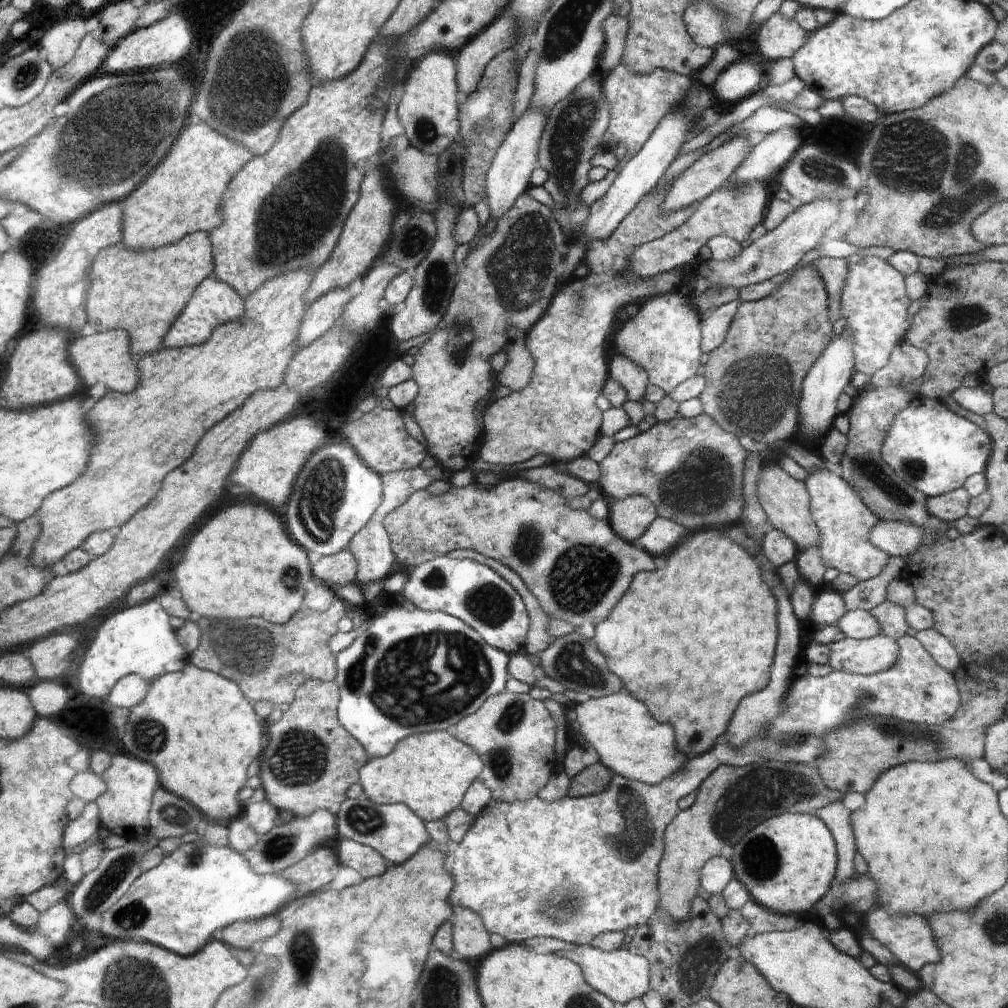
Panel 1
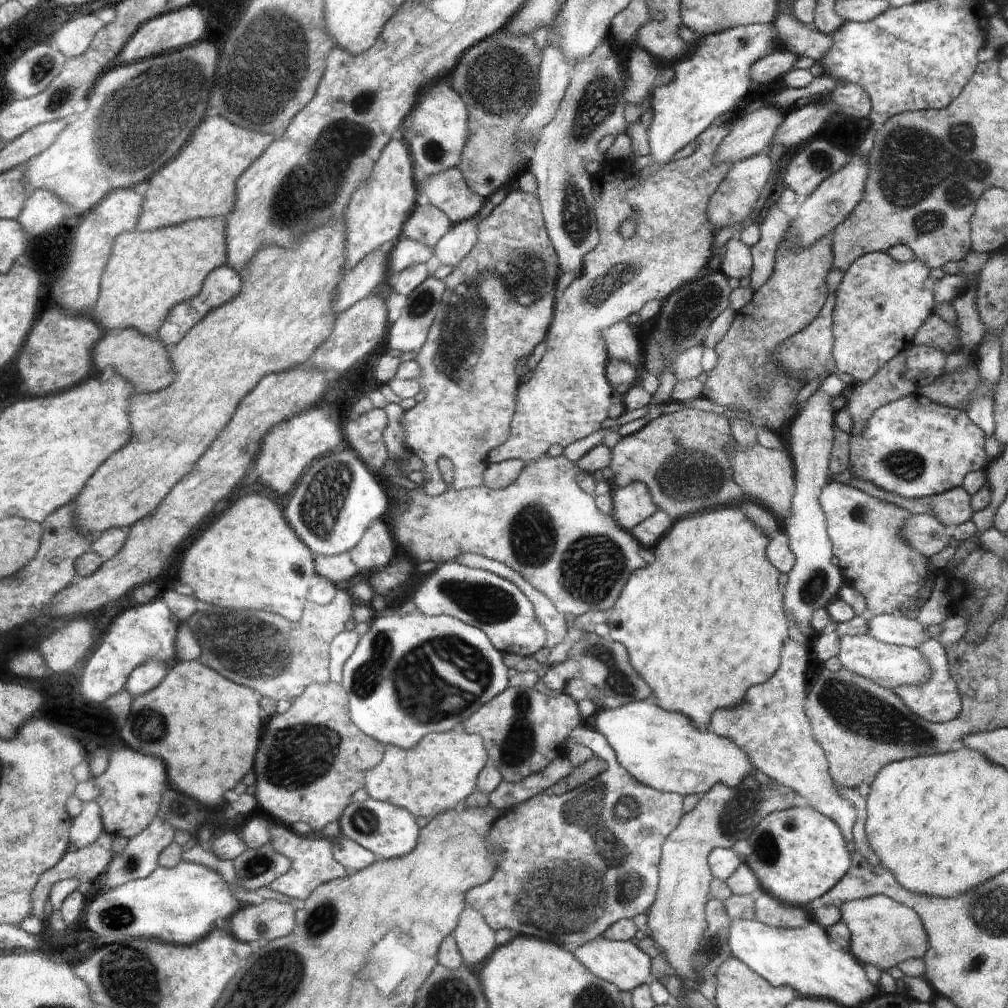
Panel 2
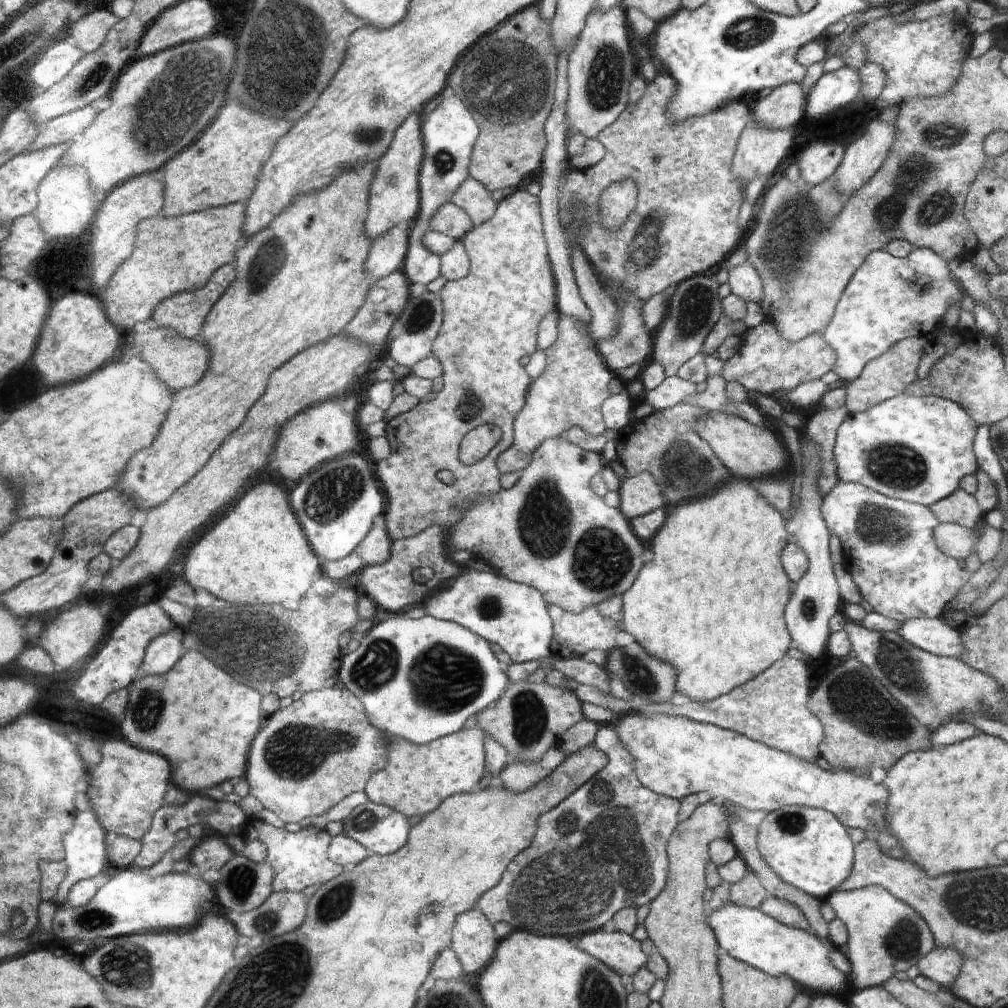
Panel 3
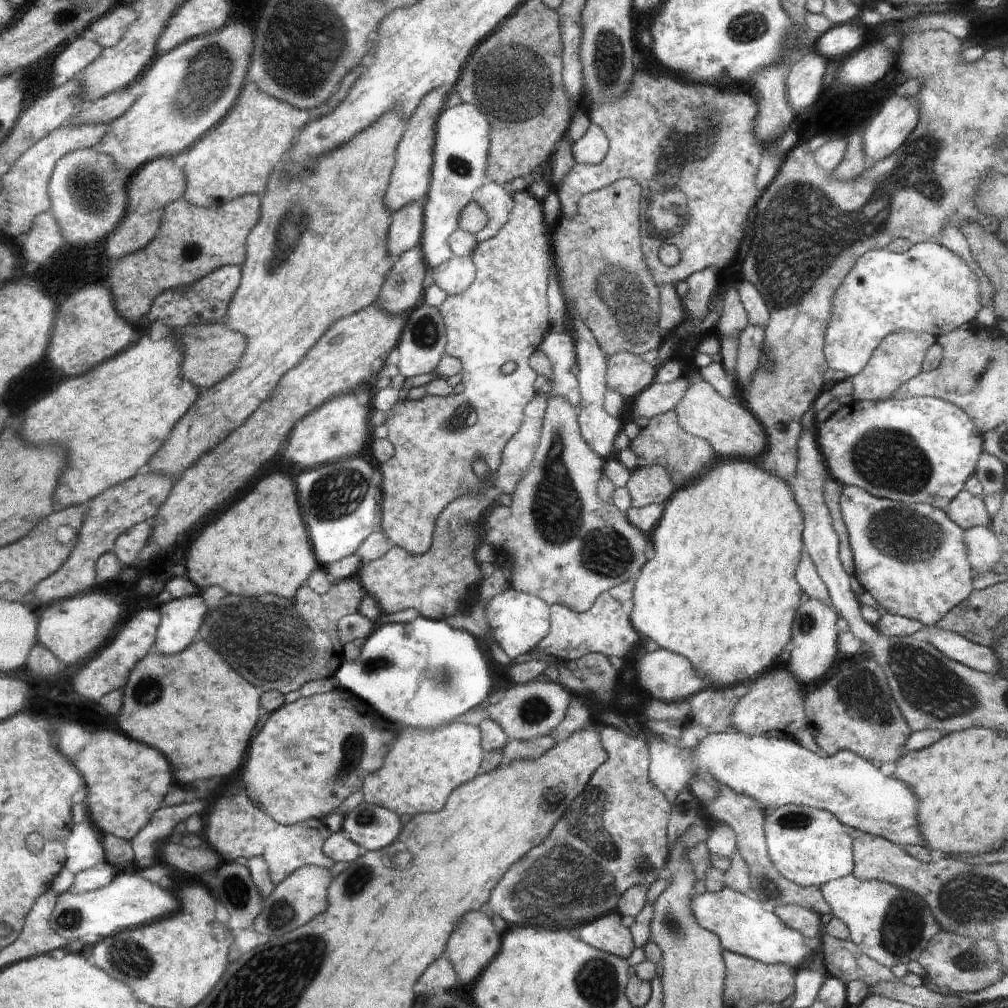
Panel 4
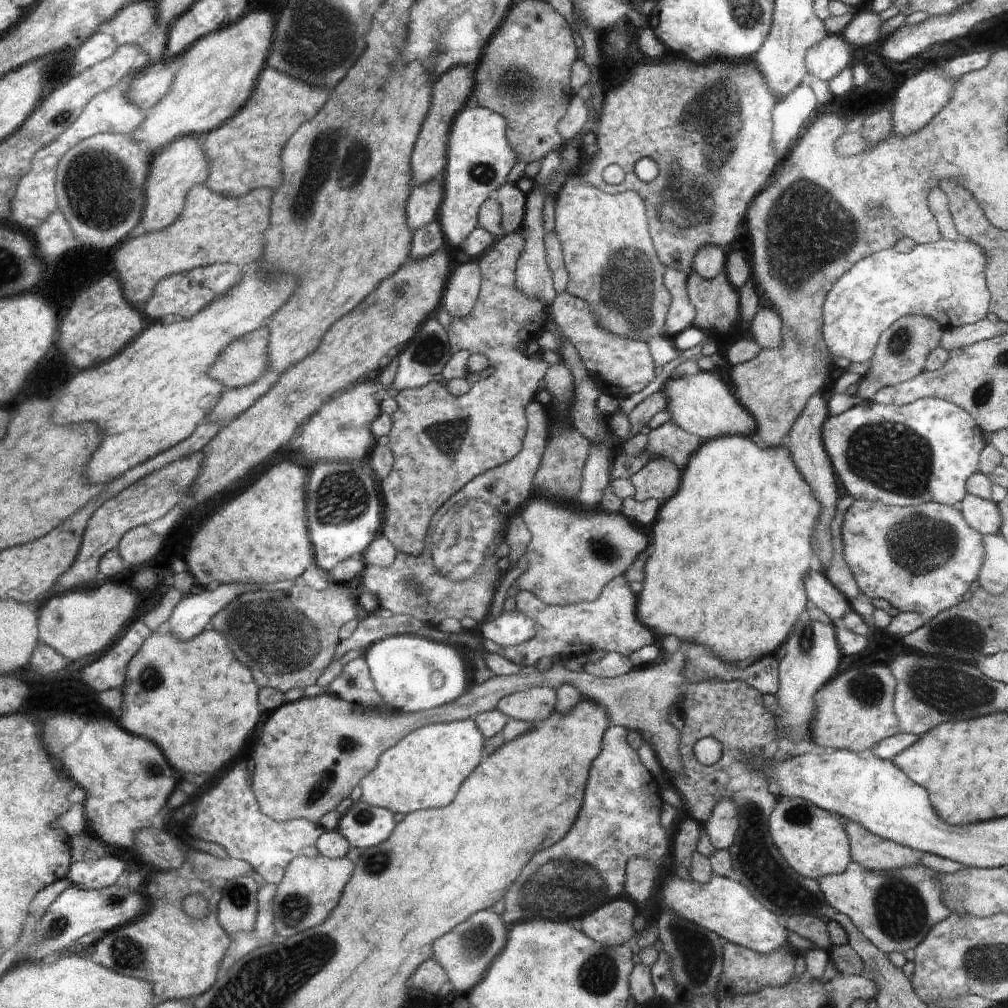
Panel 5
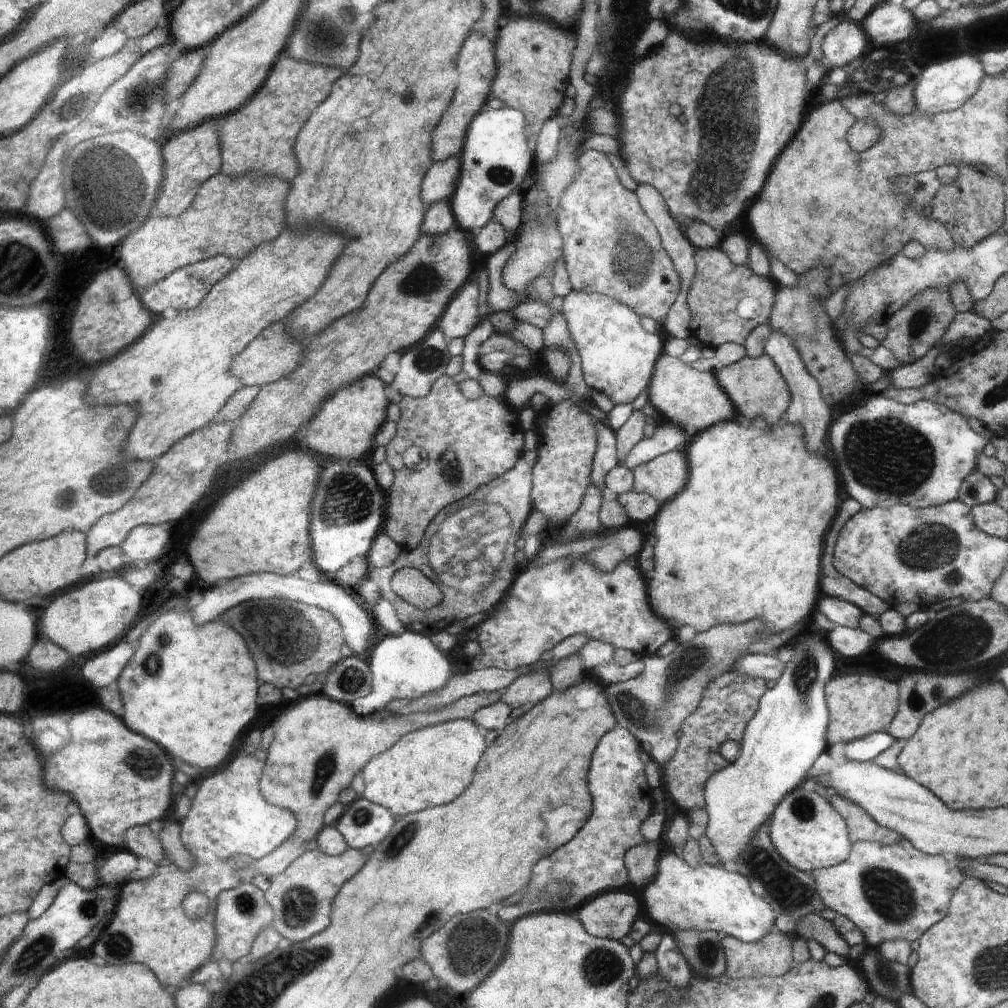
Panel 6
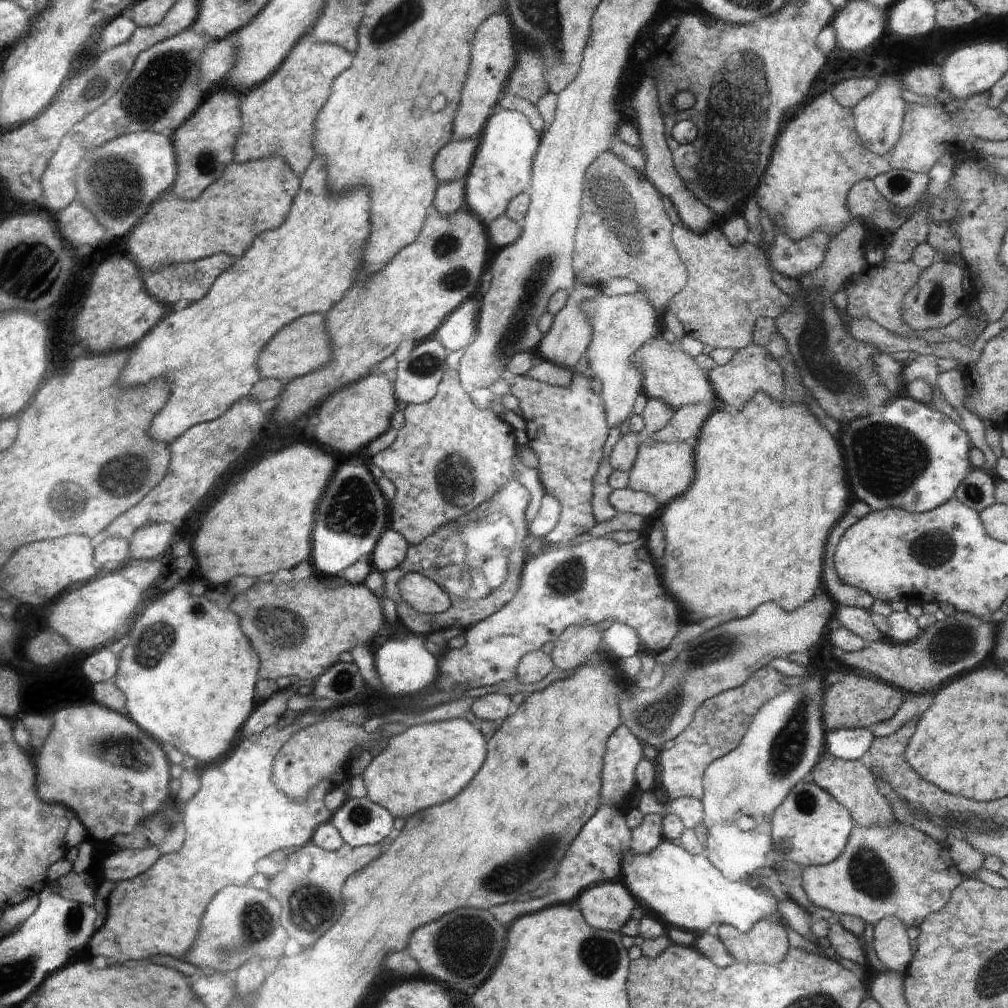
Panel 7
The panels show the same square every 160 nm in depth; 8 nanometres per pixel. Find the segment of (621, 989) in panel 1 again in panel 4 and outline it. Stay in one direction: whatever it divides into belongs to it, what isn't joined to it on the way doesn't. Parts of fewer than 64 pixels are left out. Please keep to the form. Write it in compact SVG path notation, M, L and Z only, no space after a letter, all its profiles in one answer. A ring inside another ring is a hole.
M617 912L590 922L588 926L582 926L580 938L584 938L588 946L618 958L628 958L634 950L630 929L626 928L626 924L622 924Z

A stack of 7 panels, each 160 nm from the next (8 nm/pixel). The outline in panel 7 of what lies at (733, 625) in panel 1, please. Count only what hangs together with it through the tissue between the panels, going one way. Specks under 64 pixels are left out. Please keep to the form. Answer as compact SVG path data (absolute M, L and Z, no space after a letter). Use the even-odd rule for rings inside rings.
M759 390L756 393L756 398L752 398L752 402L748 402L748 406L744 410L740 410L738 416L730 416L722 410L712 414L704 422L704 426L699 432L698 444L696 444L696 486L692 486L692 490L688 490L688 494L684 494L684 498L676 498L676 502L672 502L672 506L668 506L666 512L663 511L658 515L664 516L664 530L666 530L666 540L668 540L666 554L664 554L664 558L668 558L664 564L664 568L666 568L664 586L668 586L668 590L680 602L684 602L688 608L692 606L692 610L704 612L708 616L720 616L724 620L730 620L736 616L748 616L760 604L770 602L770 600L778 602L784 610L794 610L794 608L802 606L806 600L812 600L816 594L816 588L820 586L824 542L830 534L830 528L848 510L850 482L846 480L846 472L842 466L840 446L830 436L830 432L820 424L818 416L808 408L808 404L802 404L802 401L790 400L788 404L786 402L788 402L787 399L775 399L771 394Z

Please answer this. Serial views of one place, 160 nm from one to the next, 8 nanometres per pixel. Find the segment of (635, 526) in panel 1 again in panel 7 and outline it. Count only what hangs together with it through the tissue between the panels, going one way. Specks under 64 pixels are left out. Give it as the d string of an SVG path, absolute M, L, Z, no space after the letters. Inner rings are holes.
M644 440L638 447L637 458L629 473L629 488L654 495L660 507L670 502L676 496L682 496L692 480L694 480L694 458L692 458L694 444L684 442L650 442Z

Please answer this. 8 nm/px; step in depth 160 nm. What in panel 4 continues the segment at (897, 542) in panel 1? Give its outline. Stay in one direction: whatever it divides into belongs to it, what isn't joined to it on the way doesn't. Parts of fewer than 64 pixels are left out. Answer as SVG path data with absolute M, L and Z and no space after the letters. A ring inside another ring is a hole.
M972 526L964 530L964 542L967 544L968 558L975 574L999 572L1000 550L998 540L988 527Z

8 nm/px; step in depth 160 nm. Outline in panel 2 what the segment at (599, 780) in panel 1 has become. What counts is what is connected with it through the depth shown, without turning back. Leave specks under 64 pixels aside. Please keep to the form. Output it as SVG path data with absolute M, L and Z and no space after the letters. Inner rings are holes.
M592 757L580 766L573 767L572 772L556 784L543 790L544 795L561 795L574 790L585 782L592 781L606 770L607 762L600 757Z

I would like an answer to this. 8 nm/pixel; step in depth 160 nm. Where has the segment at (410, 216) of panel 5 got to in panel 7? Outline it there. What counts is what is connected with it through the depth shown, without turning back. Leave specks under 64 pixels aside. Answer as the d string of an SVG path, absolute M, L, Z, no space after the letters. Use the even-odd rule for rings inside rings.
M480 136L467 140L451 139L435 156L433 169L440 182L466 178L477 153Z

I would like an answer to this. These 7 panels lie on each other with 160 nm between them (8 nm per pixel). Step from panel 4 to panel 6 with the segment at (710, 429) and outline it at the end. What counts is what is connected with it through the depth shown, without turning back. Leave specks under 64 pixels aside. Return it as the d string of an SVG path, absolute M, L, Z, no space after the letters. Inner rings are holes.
M664 353L655 366L655 376L651 378L648 394L649 402L658 412L662 412L671 423L694 433L734 419L734 403L728 400L719 382L716 382L714 372L698 372L690 363L668 353Z

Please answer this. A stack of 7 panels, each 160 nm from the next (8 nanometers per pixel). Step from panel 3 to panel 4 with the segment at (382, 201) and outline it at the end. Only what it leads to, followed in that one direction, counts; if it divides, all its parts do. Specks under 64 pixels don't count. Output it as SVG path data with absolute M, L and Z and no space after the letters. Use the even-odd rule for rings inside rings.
M434 90L423 98L422 104L415 113L408 118L407 130L396 149L395 168L391 172L390 188L387 190L387 206L392 212L402 209L403 206L416 203L416 200L426 196L430 183L430 170L434 169L435 153L435 131L436 122L439 121L440 112L446 106L446 92Z

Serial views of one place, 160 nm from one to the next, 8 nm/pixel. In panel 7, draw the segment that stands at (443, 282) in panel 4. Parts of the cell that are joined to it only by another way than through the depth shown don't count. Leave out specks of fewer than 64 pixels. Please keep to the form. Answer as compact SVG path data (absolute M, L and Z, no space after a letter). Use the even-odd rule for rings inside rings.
M468 300L464 302L464 306L460 306L460 310L456 310L456 314L452 314L452 318L448 318L448 322L444 322L444 326L440 326L438 338L448 353L465 349L473 341L476 336L474 320L478 318L478 308L480 304L476 300Z

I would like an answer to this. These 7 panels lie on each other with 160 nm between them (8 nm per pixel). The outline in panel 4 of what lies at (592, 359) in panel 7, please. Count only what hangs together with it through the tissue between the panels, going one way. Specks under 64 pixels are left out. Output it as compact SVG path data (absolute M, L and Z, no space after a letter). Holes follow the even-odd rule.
M620 353L607 358L606 387L618 392L623 398L639 396L657 377L656 368L644 362L639 355Z

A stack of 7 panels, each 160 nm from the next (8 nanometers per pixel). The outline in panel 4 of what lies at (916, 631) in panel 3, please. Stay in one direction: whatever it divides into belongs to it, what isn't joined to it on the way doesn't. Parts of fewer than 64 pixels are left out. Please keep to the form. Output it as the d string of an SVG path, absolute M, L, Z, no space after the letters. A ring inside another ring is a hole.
M935 625L928 628L928 642L943 656L946 655L947 658L973 670L996 675L1000 672L1000 660L990 647L969 642L952 630L942 630Z

